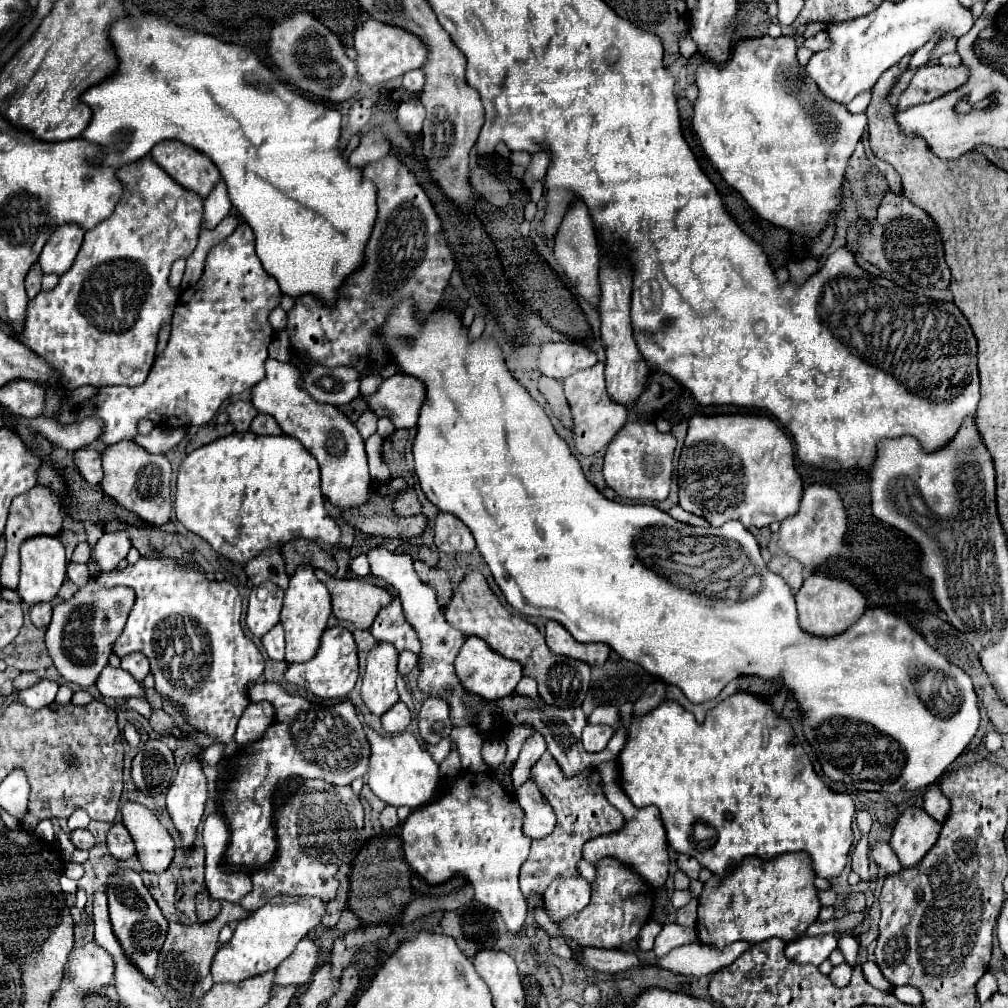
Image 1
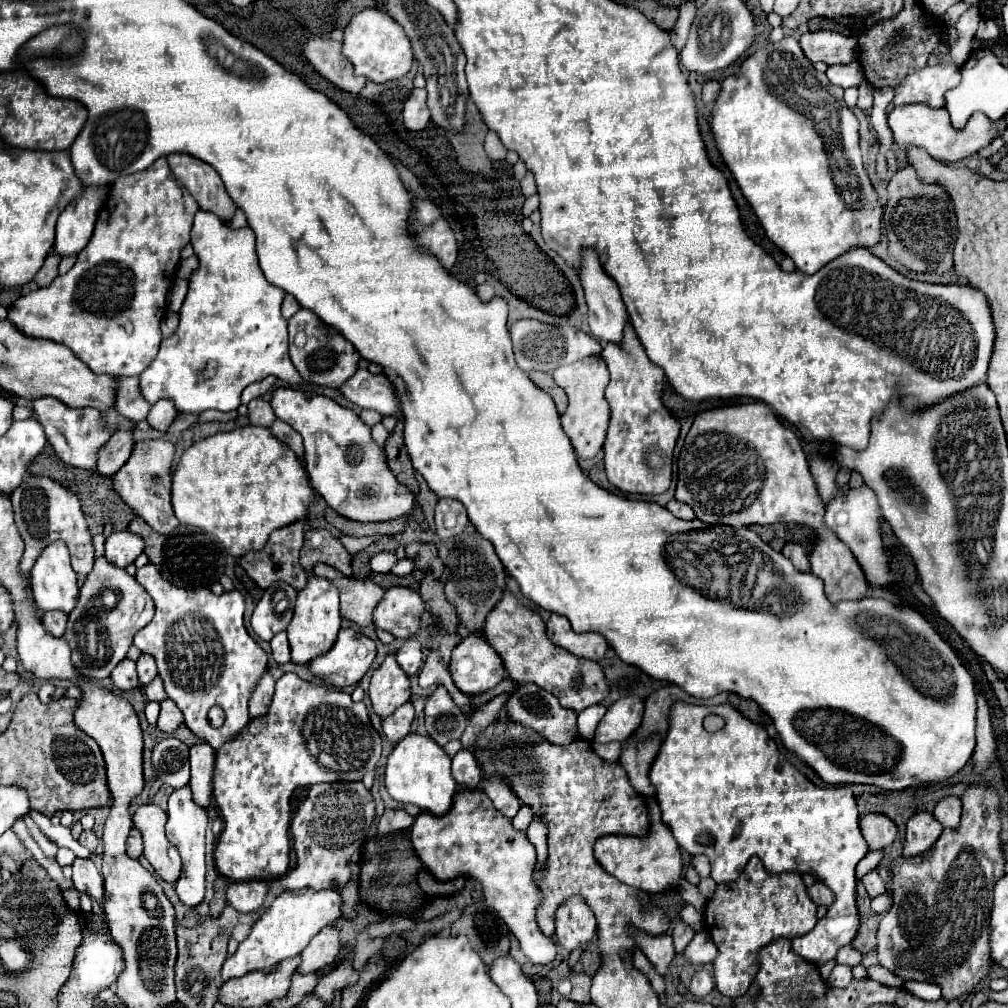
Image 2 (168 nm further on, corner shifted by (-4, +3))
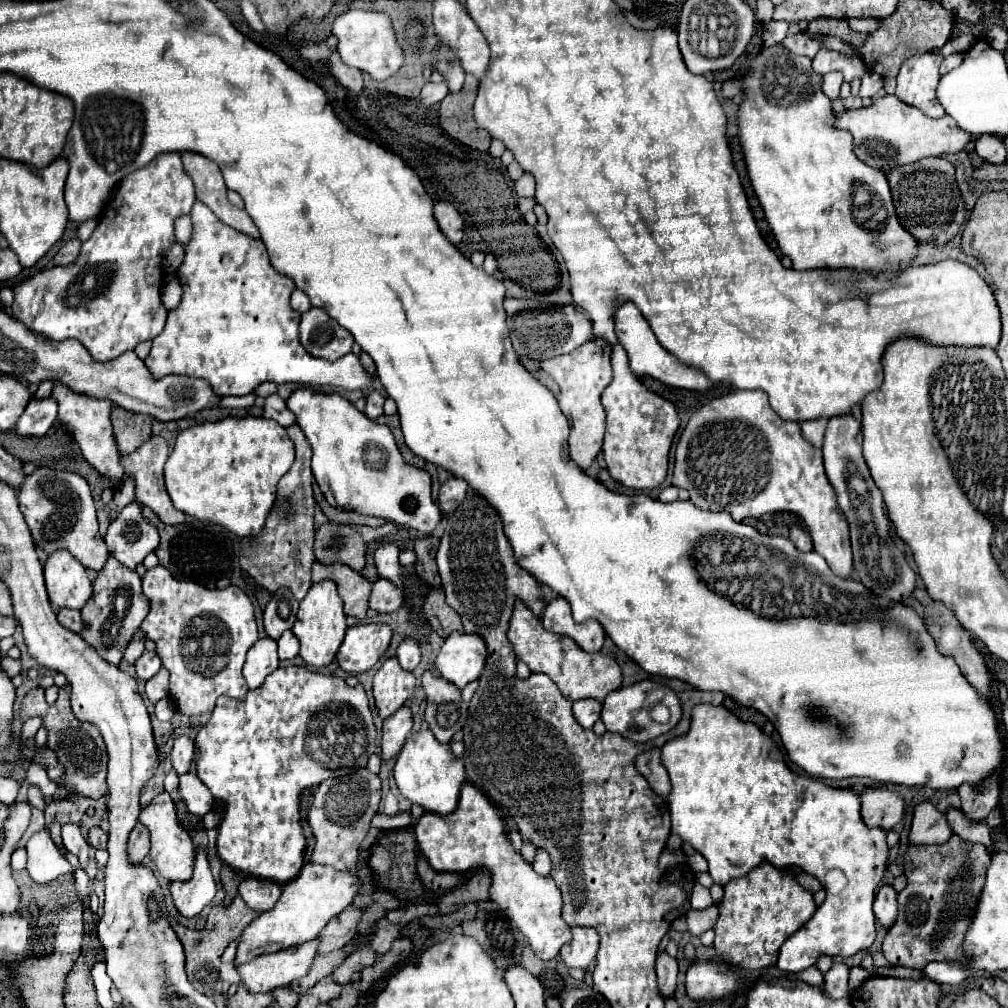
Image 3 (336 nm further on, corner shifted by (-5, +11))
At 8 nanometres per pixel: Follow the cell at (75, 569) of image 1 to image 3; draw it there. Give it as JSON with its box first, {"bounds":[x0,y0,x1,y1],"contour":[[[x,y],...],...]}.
{"bounds":[19,468,107,570],"contour":[[[37,468],[31,472],[19,490],[19,508],[33,534],[35,544],[51,554],[53,550],[67,548],[85,568],[101,570],[107,560],[107,546],[99,536],[99,522],[89,484],[73,472],[57,472],[51,468]]]}

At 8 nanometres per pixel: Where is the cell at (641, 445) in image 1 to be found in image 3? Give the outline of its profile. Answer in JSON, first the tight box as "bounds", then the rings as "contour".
{"bounds":[601,344,679,488],"contour":[[[613,344],[611,366],[613,380],[601,396],[607,412],[607,432],[603,444],[607,470],[627,488],[657,488],[667,476],[669,448],[679,428],[677,410],[669,400],[645,388],[641,378],[631,372],[621,344]]]}

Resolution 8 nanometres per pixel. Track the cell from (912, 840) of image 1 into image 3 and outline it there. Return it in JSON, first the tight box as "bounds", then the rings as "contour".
{"bounds":[909,802,953,844],"contour":[[[921,802],[915,806],[913,824],[909,832],[911,844],[943,844],[953,834],[947,820],[931,802]]]}

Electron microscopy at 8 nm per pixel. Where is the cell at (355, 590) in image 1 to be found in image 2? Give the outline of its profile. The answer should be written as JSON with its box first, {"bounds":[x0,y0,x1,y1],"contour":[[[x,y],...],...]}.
{"bounds":[312,564,384,626],"contour":[[[326,564],[314,566],[312,572],[314,572],[314,576],[328,578],[340,590],[342,618],[356,622],[358,626],[372,624],[372,612],[374,612],[378,600],[382,600],[382,596],[384,596],[384,590],[378,584],[374,584],[370,580],[364,582],[364,580],[346,578],[344,574],[340,574],[338,570],[334,570],[332,566],[326,566]]]}

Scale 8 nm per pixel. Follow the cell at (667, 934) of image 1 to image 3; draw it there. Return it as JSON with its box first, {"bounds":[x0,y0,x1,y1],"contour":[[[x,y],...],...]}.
{"bounds":[657,952,677,994],"contour":[[[659,952],[657,954],[657,984],[661,994],[673,994],[675,992],[675,984],[677,984],[677,960],[671,958],[667,952]]]}

